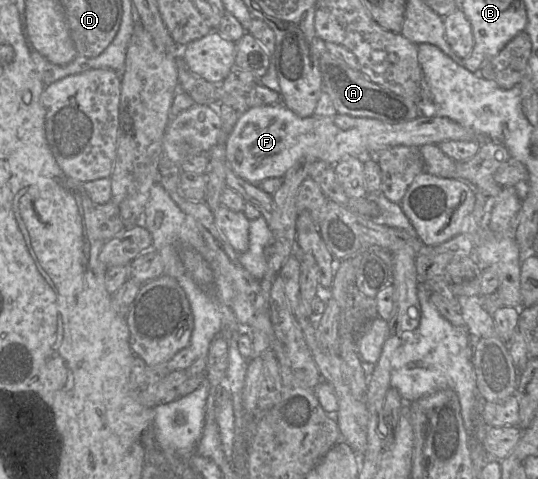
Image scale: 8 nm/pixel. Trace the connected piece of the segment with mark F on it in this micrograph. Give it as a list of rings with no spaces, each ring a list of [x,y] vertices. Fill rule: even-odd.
[[[279,103],[248,108],[226,139],[225,155],[237,176],[257,185],[268,178],[283,177],[303,158],[315,158],[334,165],[346,157],[375,156],[397,145],[420,147],[426,144],[438,145],[448,140],[482,142],[484,139],[487,138],[474,130],[429,111],[410,121],[387,123],[340,113],[333,116],[313,114],[302,118]]]

